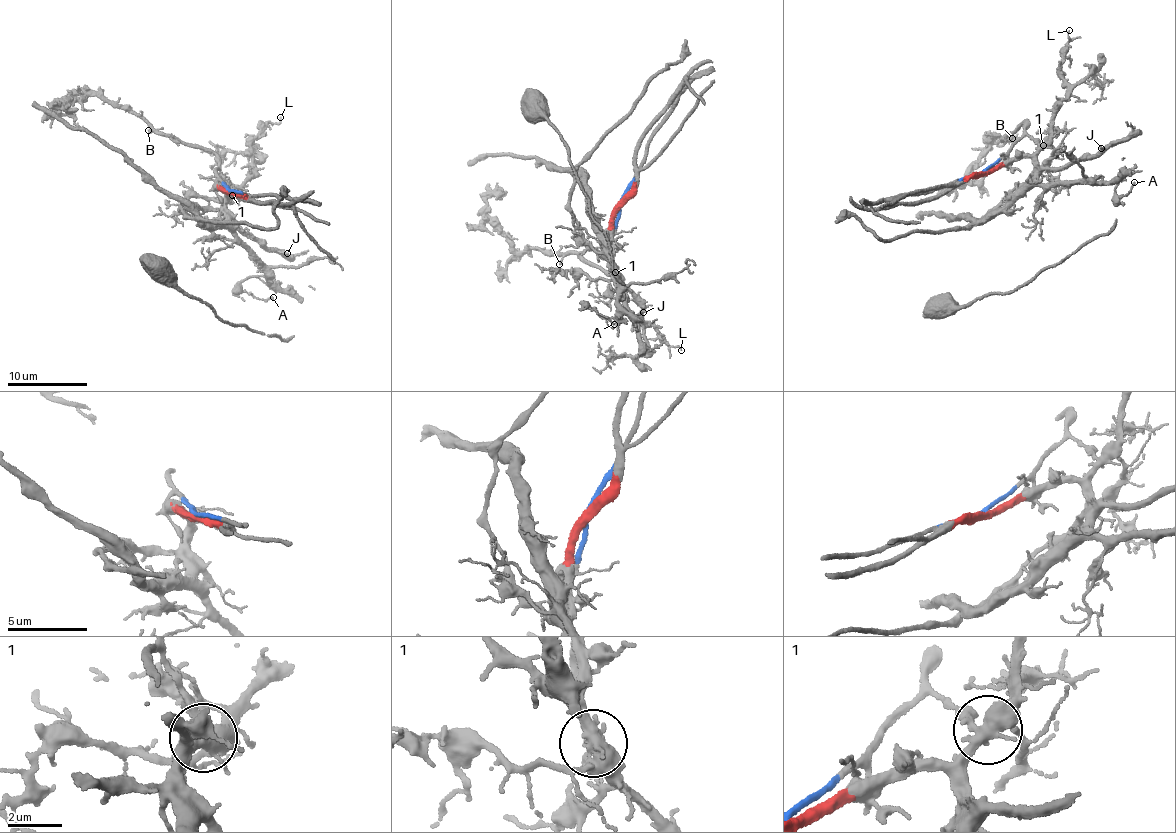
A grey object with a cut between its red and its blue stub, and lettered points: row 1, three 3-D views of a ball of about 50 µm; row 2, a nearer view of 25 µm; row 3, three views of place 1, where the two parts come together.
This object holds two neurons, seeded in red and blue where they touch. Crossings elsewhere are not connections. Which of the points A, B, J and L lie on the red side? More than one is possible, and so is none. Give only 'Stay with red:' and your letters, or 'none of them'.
Stay with red: A, J, L

